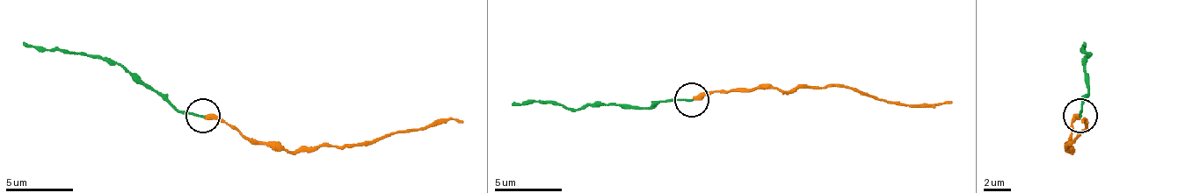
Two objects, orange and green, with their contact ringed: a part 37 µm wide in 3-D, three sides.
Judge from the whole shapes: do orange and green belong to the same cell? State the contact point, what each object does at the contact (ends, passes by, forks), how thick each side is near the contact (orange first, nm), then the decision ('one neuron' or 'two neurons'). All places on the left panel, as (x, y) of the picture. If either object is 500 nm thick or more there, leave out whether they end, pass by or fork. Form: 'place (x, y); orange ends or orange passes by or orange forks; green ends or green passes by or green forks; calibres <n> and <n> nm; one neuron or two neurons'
place (202, 116); orange ends; green ends; calibres 360 and 130 nm; one neuron

